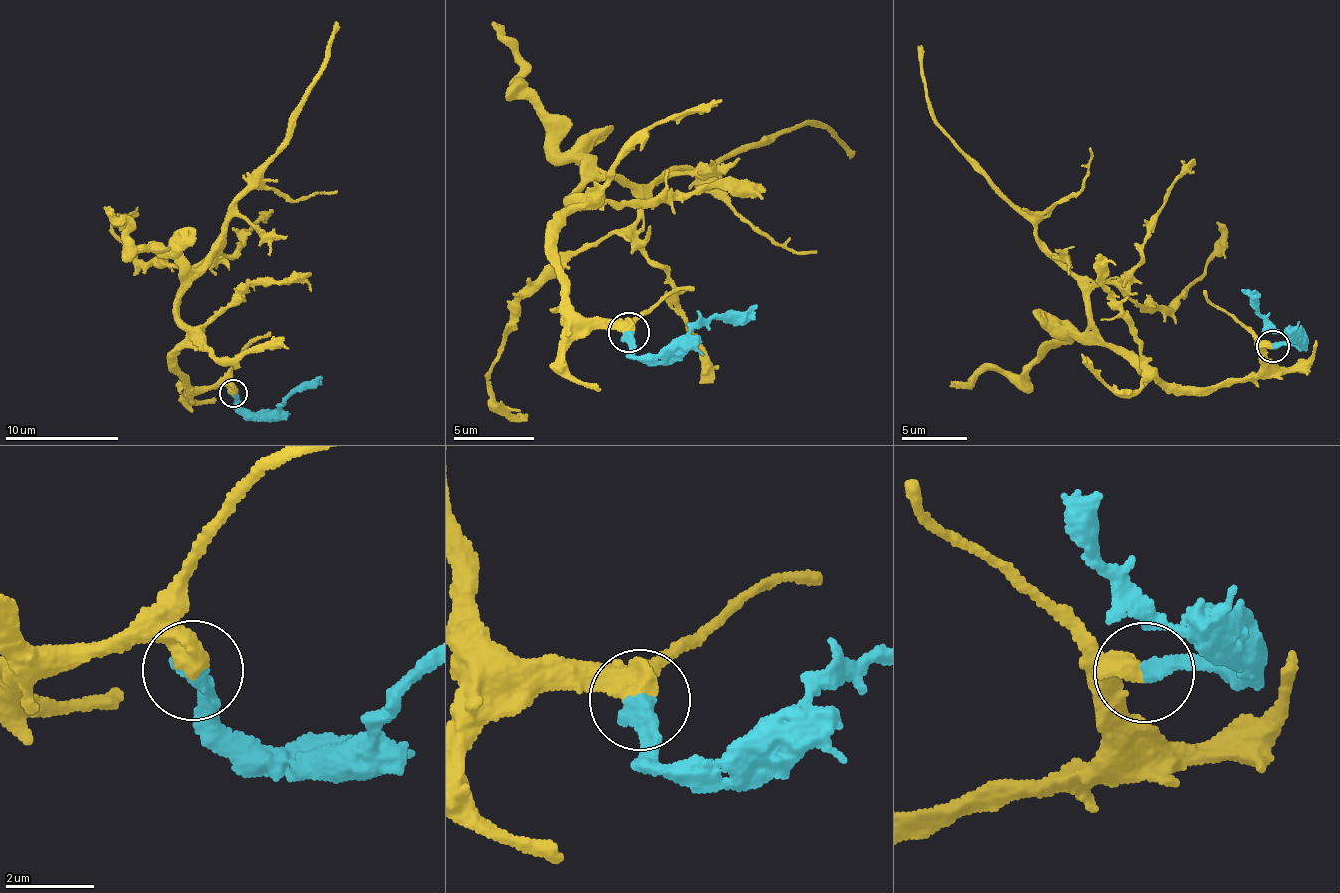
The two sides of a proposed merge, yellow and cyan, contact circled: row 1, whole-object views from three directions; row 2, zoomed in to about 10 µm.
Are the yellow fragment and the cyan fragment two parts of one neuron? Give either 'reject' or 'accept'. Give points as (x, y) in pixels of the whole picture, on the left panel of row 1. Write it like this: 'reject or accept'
accept

